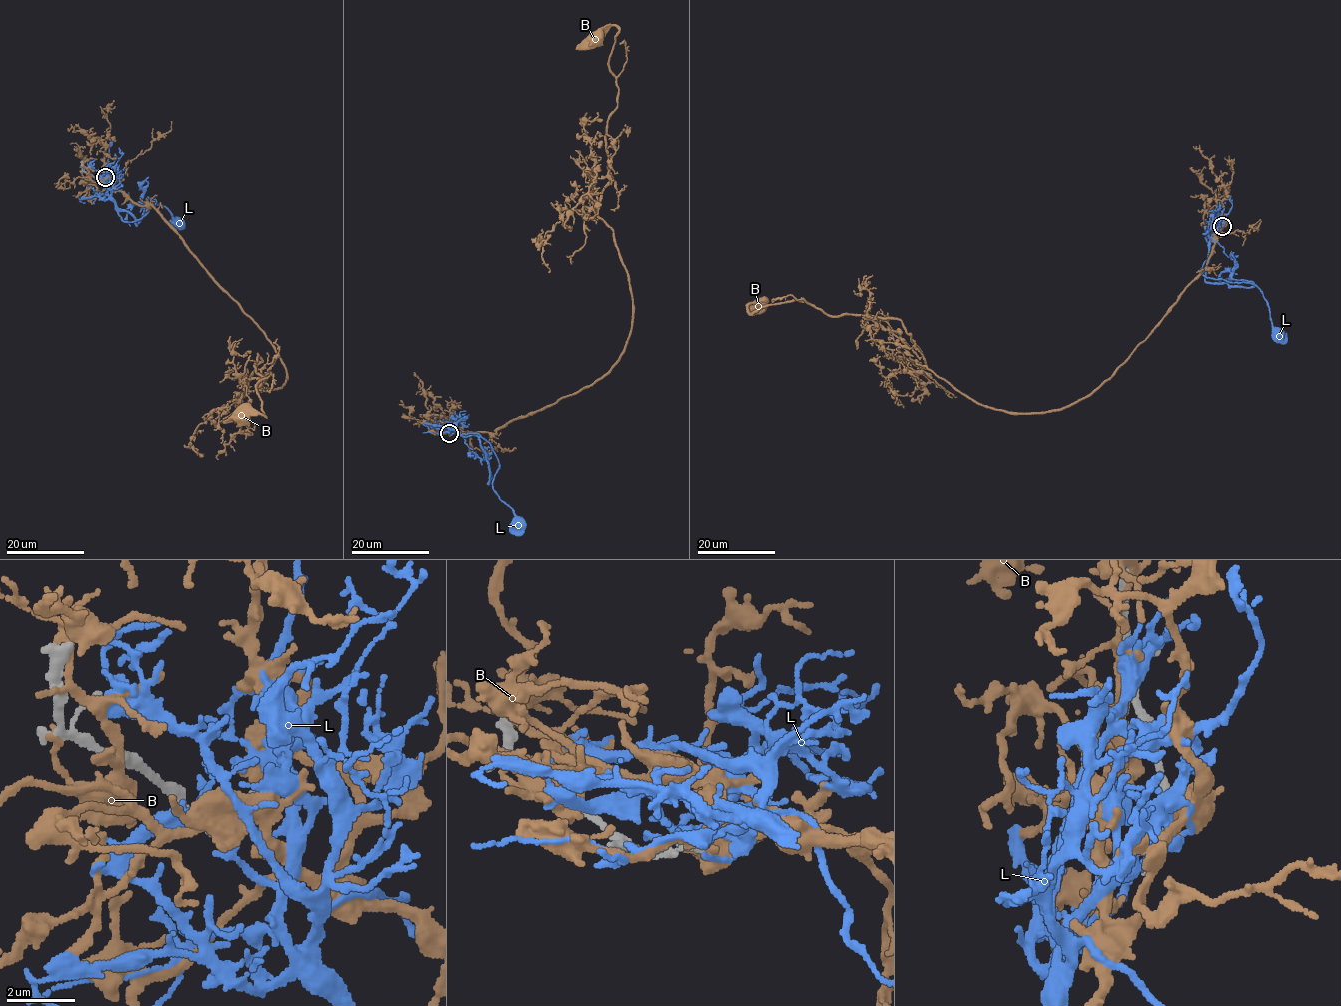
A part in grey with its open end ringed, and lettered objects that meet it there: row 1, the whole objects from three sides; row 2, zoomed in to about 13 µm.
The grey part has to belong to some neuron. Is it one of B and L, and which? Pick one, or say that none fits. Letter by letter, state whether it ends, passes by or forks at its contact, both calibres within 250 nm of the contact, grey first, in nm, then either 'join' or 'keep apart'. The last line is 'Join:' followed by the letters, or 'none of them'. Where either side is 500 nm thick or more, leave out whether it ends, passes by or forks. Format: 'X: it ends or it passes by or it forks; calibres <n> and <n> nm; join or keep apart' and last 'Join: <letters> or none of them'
B: it ends; calibres 110 and 480 nm; keep apart
L: it passes by; calibres 160 and 130 nm; keep apart
Join: none of them

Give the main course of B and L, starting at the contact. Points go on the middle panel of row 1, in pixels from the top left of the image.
B: (449, 433), (494, 433), (587, 386), (629, 336), (629, 277), (596, 209), (612, 179), (619, 30), (595, 37)
L: (447, 433), (452, 429), (463, 435), (481, 437), (489, 442), (499, 463), (492, 488), (512, 509), (521, 535)

